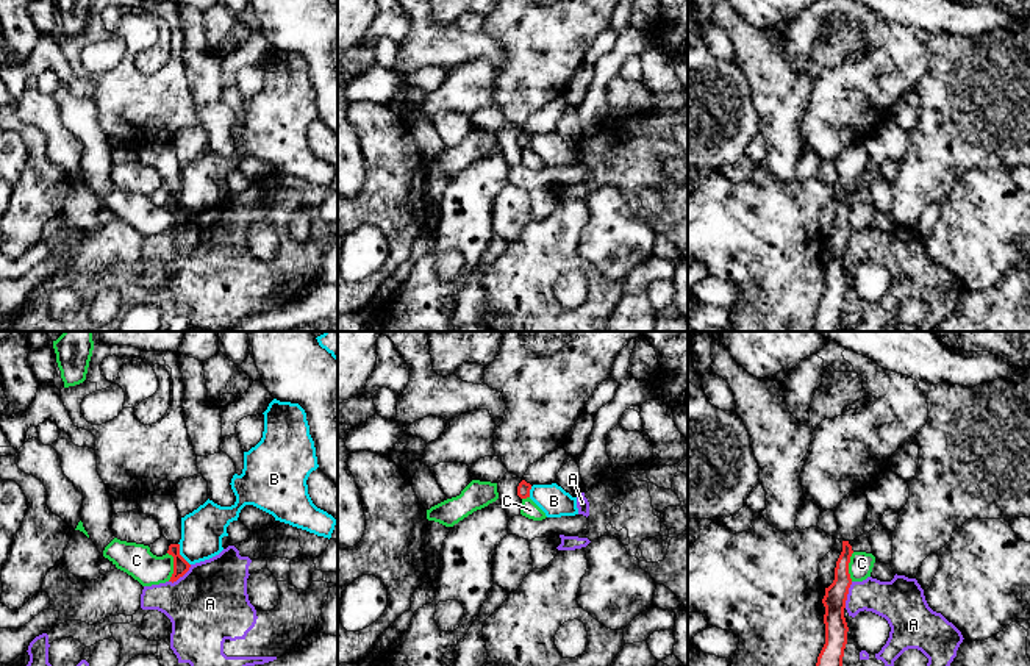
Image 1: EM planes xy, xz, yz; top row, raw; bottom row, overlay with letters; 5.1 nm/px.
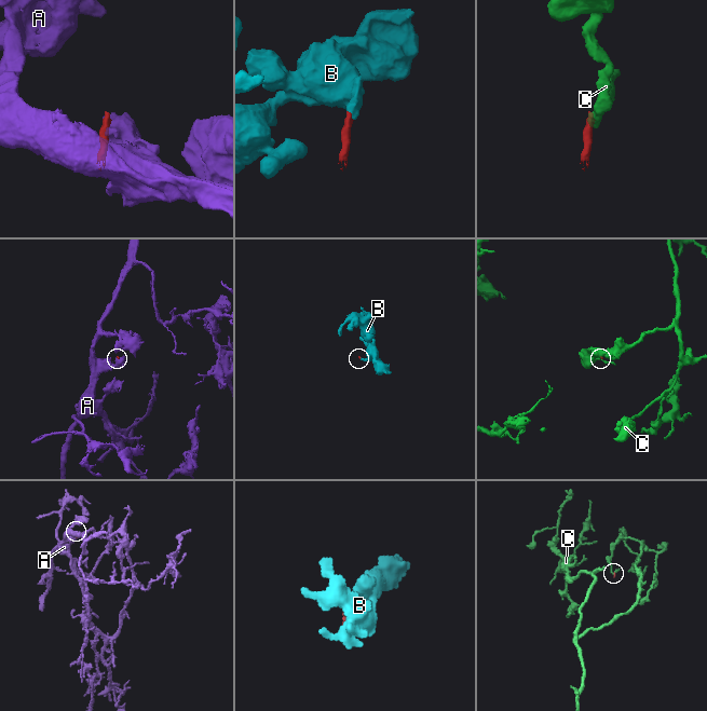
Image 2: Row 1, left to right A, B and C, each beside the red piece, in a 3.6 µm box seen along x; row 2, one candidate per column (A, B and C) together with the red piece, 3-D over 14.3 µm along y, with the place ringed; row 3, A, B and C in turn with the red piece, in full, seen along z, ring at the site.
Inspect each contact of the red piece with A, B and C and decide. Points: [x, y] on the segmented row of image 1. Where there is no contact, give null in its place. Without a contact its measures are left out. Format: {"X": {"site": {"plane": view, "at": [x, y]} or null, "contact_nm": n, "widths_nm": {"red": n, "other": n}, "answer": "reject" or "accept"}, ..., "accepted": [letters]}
{"A": {"site": {"plane": "yz", "at": [847, 593]}, "contact_nm": 140, "widths_nm": {"red": 120, "other": 200}, "answer": "reject"}, "B": {"site": {"plane": "xy", "at": [178, 554]}, "contact_nm": 130, "widths_nm": {"red": 80, "other": 220}, "answer": "reject"}, "C": {"site": {"plane": "xy", "at": [174, 566]}, "contact_nm": 150, "widths_nm": {"red": 80, "other": 170}, "answer": "reject"}, "accepted": []}

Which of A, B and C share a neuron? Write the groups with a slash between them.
A / B / C

